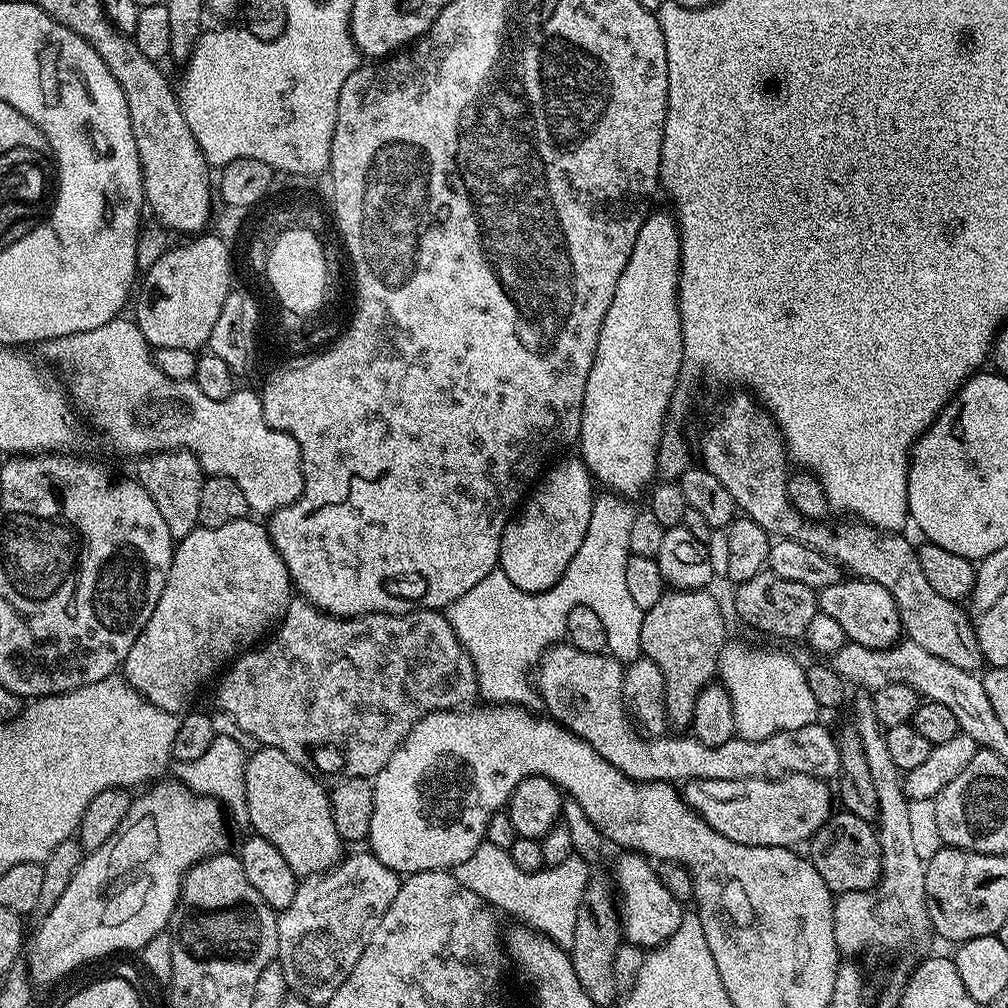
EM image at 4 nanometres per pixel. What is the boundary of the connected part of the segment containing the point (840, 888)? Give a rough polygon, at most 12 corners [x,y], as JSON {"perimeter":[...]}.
{"perimeter":[[840,810],[807,845],[833,892],[880,883],[882,840]]}

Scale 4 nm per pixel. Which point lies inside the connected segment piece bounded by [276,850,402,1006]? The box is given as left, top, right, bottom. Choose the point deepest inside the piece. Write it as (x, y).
(321, 935)

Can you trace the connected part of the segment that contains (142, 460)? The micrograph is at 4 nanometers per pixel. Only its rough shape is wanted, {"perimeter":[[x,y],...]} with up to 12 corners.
{"perimeter":[[194,453],[139,457],[135,479],[173,541],[200,527],[206,473]]}

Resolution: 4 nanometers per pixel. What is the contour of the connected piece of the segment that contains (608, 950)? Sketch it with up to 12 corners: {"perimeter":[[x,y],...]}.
{"perimeter":[[611,883],[581,894],[574,974],[597,1006],[616,996],[622,917]]}

